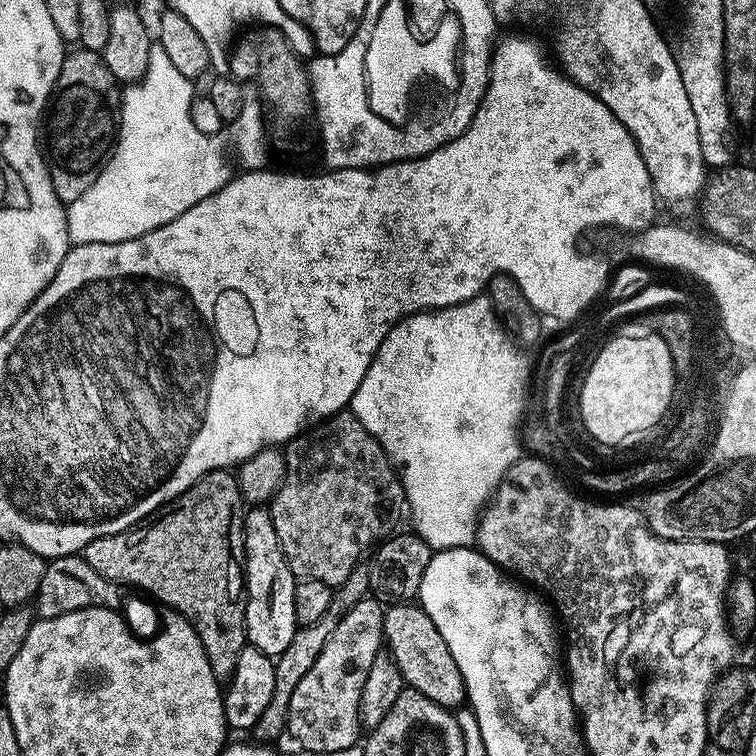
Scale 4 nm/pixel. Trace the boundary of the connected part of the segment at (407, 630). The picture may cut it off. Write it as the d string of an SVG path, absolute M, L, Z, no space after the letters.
M405 602L391 605L384 613L382 636L392 661L404 675L407 687L426 694L426 698L438 702L449 710L459 709L465 703L464 679L458 666L454 666L450 646L446 646L442 634L438 634L438 626L430 622L430 618L419 603Z

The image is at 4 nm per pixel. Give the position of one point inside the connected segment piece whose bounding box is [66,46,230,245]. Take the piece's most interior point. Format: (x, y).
(161, 164)

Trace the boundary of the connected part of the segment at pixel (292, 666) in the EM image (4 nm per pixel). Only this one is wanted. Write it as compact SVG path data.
M361 562L357 564L354 570L350 570L350 574L346 578L346 582L342 582L333 591L330 607L326 609L326 614L322 614L322 618L318 618L318 622L313 624L299 625L294 634L294 638L290 638L290 646L286 646L286 650L282 650L282 654L275 657L274 663L274 695L270 697L269 704L266 705L266 711L263 712L262 718L258 718L256 725L250 729L251 735L260 742L276 742L281 735L285 735L288 727L288 711L290 710L290 697L294 695L294 686L298 686L298 682L302 682L306 670L310 670L310 666L314 666L314 662L318 658L318 654L322 654L322 646L326 646L326 638L330 638L330 634L334 634L338 622L342 622L342 618L346 618L346 614L359 602L365 599L371 593L370 574L368 573L367 563Z

